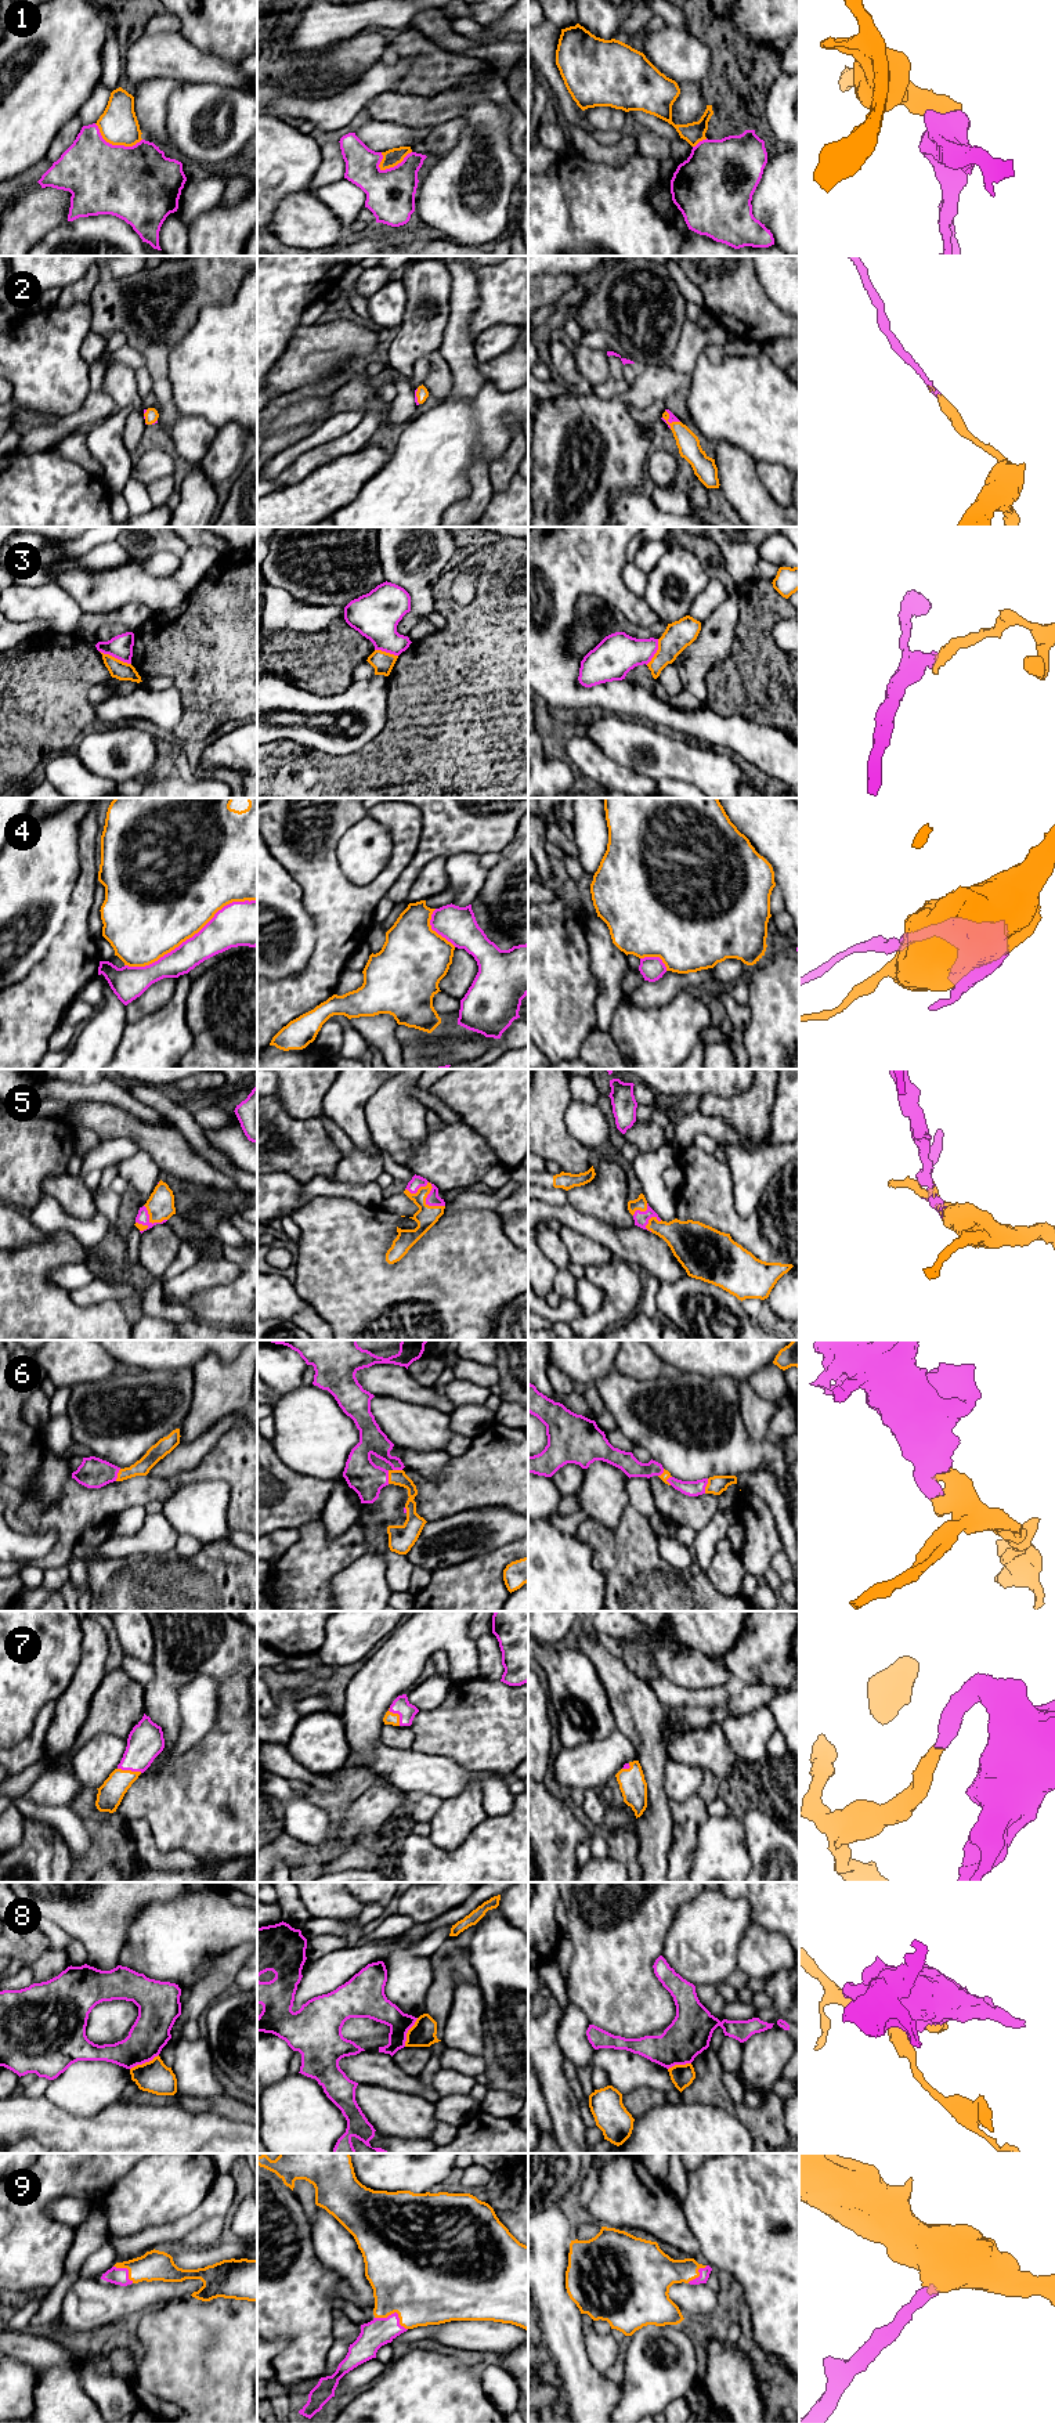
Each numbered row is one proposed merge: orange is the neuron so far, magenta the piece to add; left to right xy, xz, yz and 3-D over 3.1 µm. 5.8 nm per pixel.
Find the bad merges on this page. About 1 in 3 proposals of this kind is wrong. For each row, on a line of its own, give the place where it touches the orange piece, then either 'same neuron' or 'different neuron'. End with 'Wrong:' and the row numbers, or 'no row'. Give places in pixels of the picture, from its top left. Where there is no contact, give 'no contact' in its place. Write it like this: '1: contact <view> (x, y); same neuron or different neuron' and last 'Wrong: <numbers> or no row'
1: contact xy (115, 144); different neuron
2: contact yz (668, 418); same neuron
3: contact xy (114, 657); different neuron
4: contact xy (190, 936); same neuron
5: contact xz (430, 1190); same neuron
6: contact yz (707, 1486); same neuron
7: contact xy (130, 1770); same neuron
8: contact xy (145, 2062); different neuron
9: contact xz (394, 2311); same neuron
Wrong: 1, 3, 8

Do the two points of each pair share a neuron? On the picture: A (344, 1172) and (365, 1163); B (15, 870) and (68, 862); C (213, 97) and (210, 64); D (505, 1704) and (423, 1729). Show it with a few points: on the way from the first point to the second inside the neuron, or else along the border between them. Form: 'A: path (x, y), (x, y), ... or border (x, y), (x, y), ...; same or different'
A: path (350, 1170), (360, 1166); same
B: path (28, 865), (55, 862); same
C: border (180, 83), (219, 83), (242, 91); different
D: path (484, 1725), (444, 1729); same

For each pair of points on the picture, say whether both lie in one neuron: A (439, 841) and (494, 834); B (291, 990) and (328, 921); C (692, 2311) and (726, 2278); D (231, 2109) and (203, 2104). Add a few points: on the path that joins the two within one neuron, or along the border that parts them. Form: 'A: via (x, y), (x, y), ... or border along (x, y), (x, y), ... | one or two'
A: via (452, 841), (480, 842) | one
B: via (309, 977), (328, 957), (328, 939) | one
C: border along (718, 2293), (718, 2304), (700, 2321) | two
D: via (224, 2105), (210, 2104) | one

